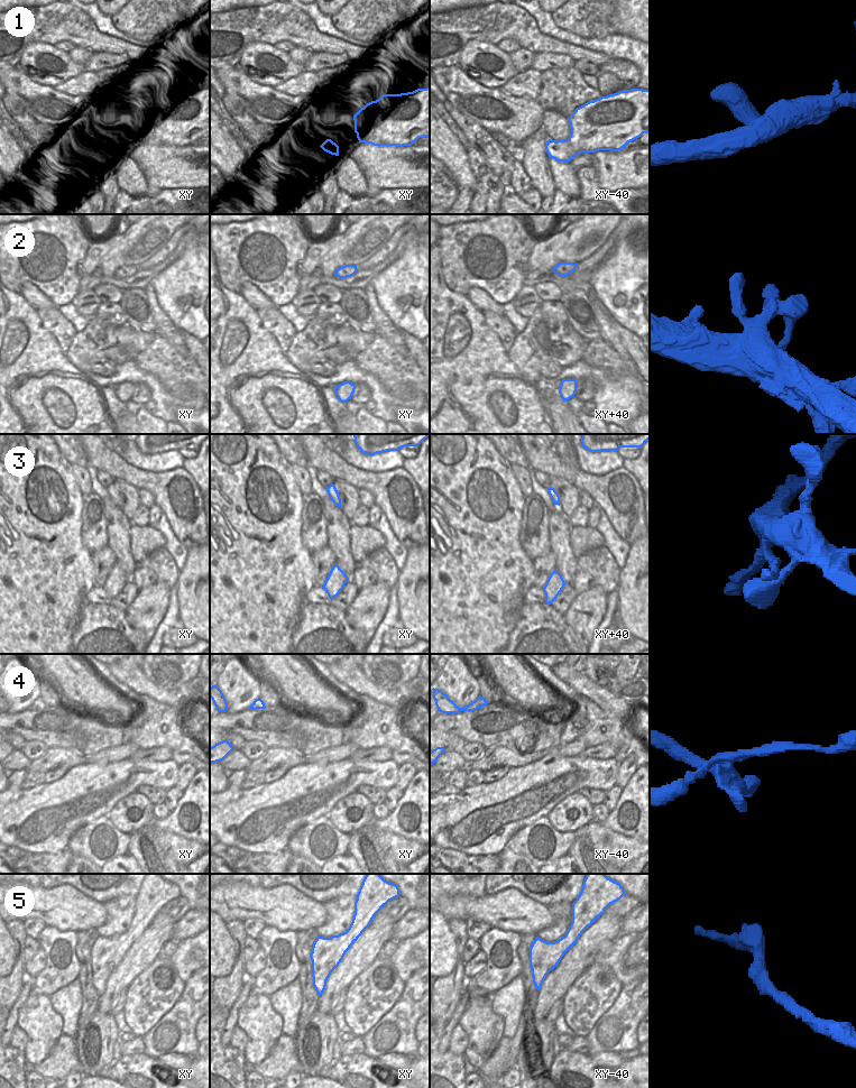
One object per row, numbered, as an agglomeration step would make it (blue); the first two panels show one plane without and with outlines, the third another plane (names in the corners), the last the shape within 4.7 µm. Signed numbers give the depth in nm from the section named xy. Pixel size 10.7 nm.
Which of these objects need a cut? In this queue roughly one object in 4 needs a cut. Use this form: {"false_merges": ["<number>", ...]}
{"false_merges": ["4"]}

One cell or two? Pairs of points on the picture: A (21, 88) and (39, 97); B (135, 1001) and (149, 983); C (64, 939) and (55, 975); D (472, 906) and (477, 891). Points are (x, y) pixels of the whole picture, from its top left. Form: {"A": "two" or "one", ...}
{"A": "one", "B": "one", "C": "one", "D": "two"}

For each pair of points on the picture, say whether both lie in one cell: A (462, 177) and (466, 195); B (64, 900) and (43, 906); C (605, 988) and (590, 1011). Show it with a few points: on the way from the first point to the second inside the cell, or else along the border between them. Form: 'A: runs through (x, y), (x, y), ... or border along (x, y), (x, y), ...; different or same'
A: border along (459, 188), (467, 187), (473, 193); different
B: runs through (58, 905), (48, 905); same
C: runs through (599, 994), (590, 1005); same

